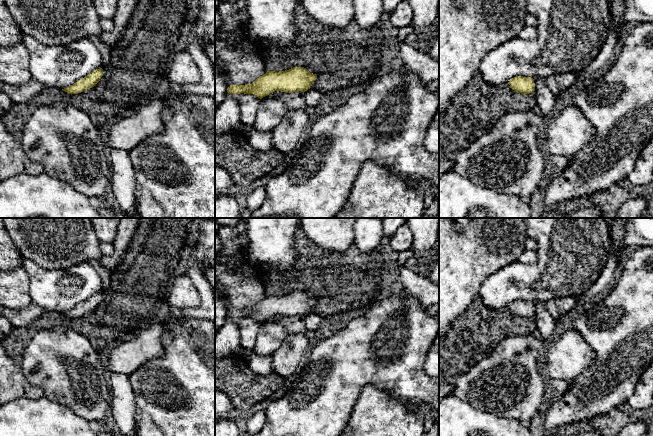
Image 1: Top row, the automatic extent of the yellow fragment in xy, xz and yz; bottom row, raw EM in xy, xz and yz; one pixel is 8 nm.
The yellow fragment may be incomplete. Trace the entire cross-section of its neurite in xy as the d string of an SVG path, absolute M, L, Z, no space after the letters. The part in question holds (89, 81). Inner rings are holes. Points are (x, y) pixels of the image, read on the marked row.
M102 68L96 69L73 85L62 90L71 95L81 93L87 89L94 87L100 81L103 73L104 72Z

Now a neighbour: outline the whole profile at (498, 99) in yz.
M477 72L439 115L439 175L452 171L458 155L499 116L535 106L534 93L518 93L508 83L489 85Z

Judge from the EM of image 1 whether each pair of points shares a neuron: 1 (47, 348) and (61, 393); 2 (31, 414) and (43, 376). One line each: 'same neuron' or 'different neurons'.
1: same neuron
2: different neurons

